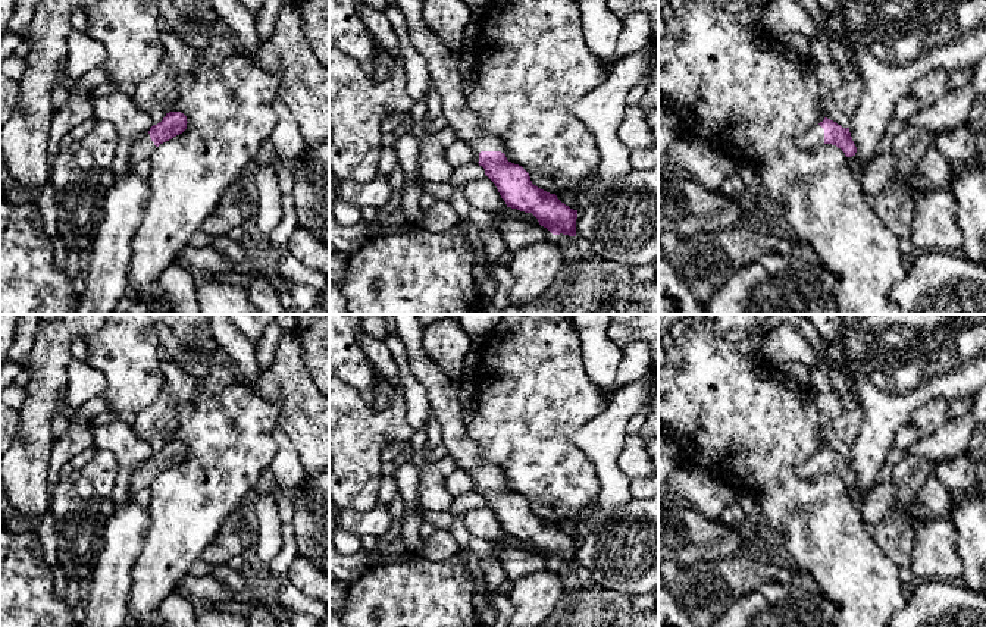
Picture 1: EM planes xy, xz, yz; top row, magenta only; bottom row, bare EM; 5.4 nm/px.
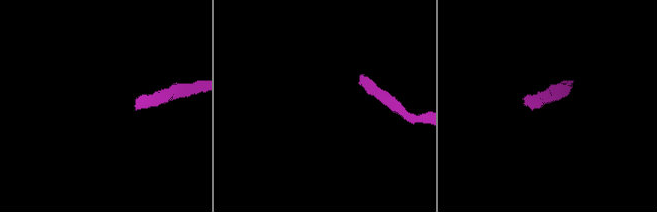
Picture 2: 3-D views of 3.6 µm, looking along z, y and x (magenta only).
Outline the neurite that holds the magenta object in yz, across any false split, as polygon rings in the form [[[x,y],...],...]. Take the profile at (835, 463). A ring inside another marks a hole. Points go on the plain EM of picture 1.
[[[820,446],[818,451],[796,470],[796,474],[802,479],[814,477],[821,473],[836,474],[846,486],[852,486],[857,482],[849,457],[845,458],[827,446]]]

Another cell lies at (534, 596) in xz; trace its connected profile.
[[[554,564],[520,577],[507,595],[514,608],[508,627],[541,627],[555,609],[563,592],[563,580]]]

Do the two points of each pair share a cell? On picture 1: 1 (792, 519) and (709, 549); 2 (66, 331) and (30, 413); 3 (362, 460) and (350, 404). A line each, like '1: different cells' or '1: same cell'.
1: different cells
2: same cell
3: same cell

